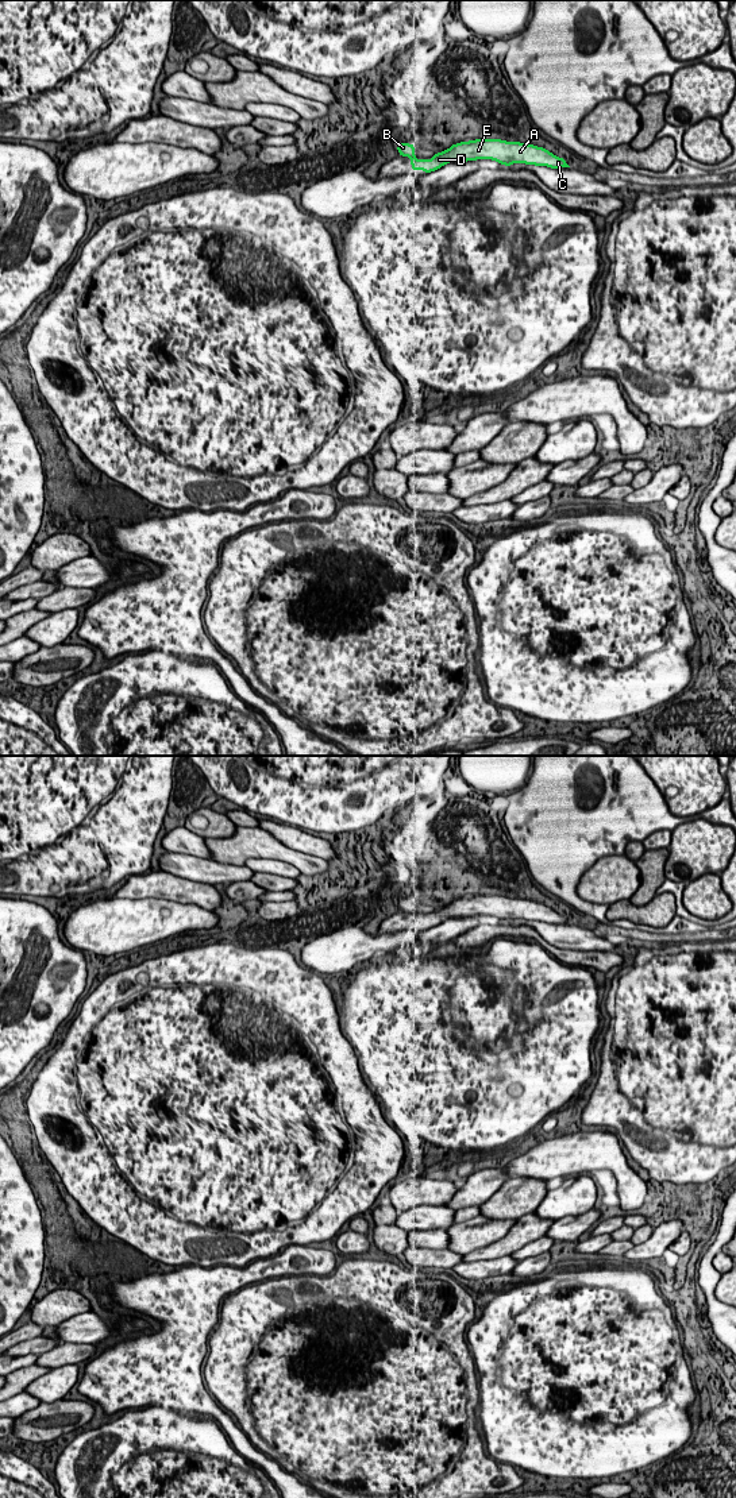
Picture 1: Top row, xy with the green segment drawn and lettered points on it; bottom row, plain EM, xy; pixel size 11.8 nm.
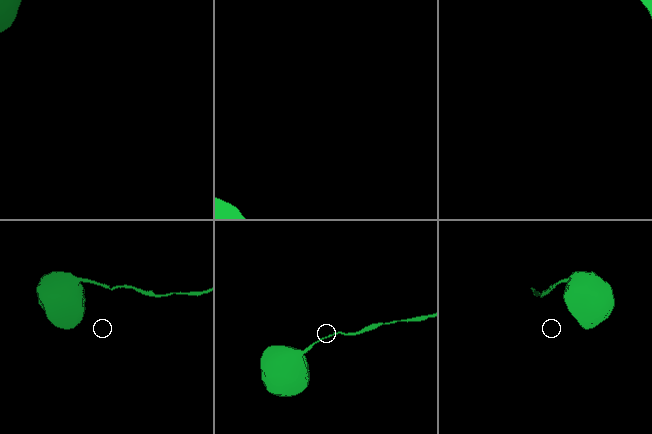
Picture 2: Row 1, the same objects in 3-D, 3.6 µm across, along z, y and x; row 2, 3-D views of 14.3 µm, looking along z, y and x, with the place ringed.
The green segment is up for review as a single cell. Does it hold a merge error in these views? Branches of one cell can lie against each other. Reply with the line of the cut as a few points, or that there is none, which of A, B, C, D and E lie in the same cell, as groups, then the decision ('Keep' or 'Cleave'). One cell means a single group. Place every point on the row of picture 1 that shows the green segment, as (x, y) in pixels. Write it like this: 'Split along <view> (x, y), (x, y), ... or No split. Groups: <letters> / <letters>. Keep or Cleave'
Split along xy (413, 155), (411, 158). Groups: A C D E / B. Cleave

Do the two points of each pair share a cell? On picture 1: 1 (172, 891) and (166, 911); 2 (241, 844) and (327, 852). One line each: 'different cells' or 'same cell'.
1: different cells
2: different cells

